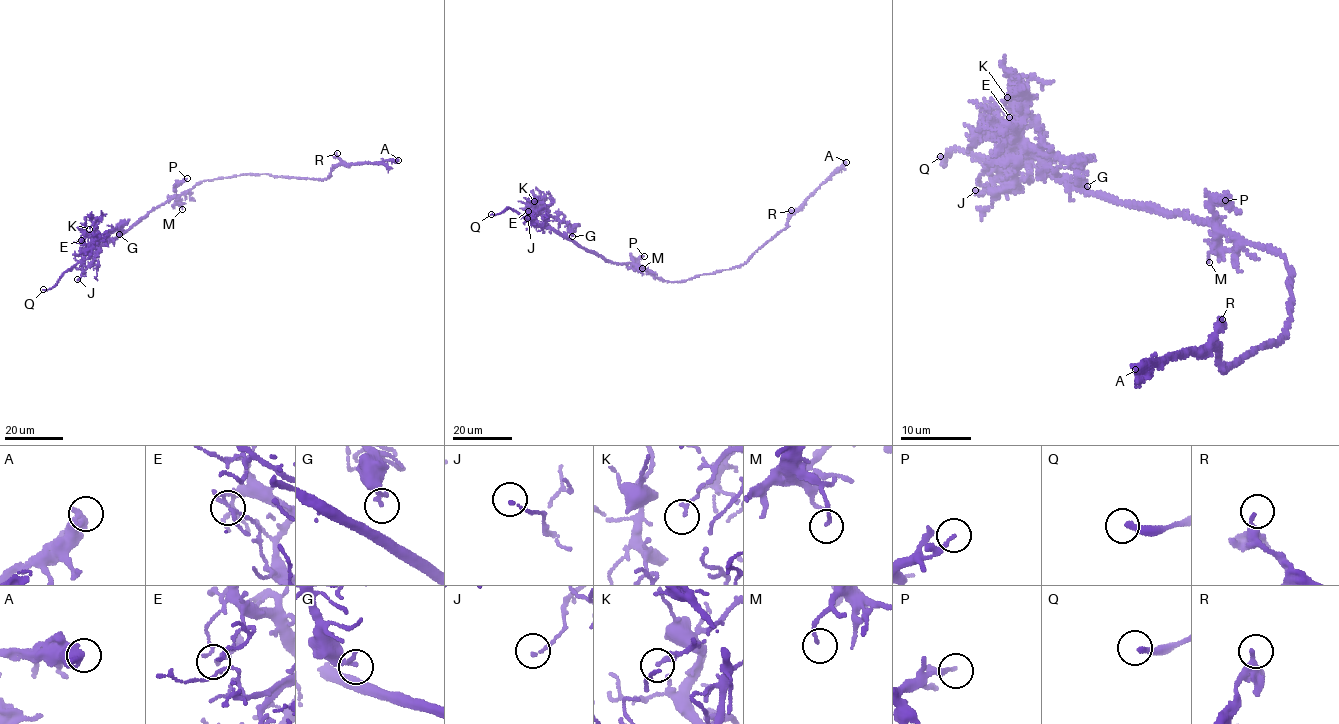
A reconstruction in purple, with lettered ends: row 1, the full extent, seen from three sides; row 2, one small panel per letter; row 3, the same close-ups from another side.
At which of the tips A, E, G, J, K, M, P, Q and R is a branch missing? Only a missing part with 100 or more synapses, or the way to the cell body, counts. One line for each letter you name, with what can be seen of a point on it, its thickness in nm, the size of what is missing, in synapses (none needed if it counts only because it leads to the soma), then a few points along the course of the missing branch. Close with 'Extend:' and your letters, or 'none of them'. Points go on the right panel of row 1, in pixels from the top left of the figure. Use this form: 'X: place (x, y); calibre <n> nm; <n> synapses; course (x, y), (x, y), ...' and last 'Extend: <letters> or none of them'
Q: place (940, 156); calibre 260 nm; course (940, 156), (939, 151), (946, 146), (999, 154), (1029, 145), (1020, 138), (1012, 140), (1010, 133)
Extend: Q

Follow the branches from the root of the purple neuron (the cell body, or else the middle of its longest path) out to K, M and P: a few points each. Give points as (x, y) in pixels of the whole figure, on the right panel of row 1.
K: (1283, 255), (1208, 219), (1135, 206), (1054, 174), (1016, 135), (1028, 94), (1019, 89), (1007, 97)
M: (1283, 255), (1270, 245), (1258, 246), (1227, 233), (1217, 237), (1217, 243), (1207, 256), (1209, 262)
P: (1283, 255), (1270, 245), (1258, 246), (1218, 228), (1214, 223), (1214, 204), (1225, 200)

